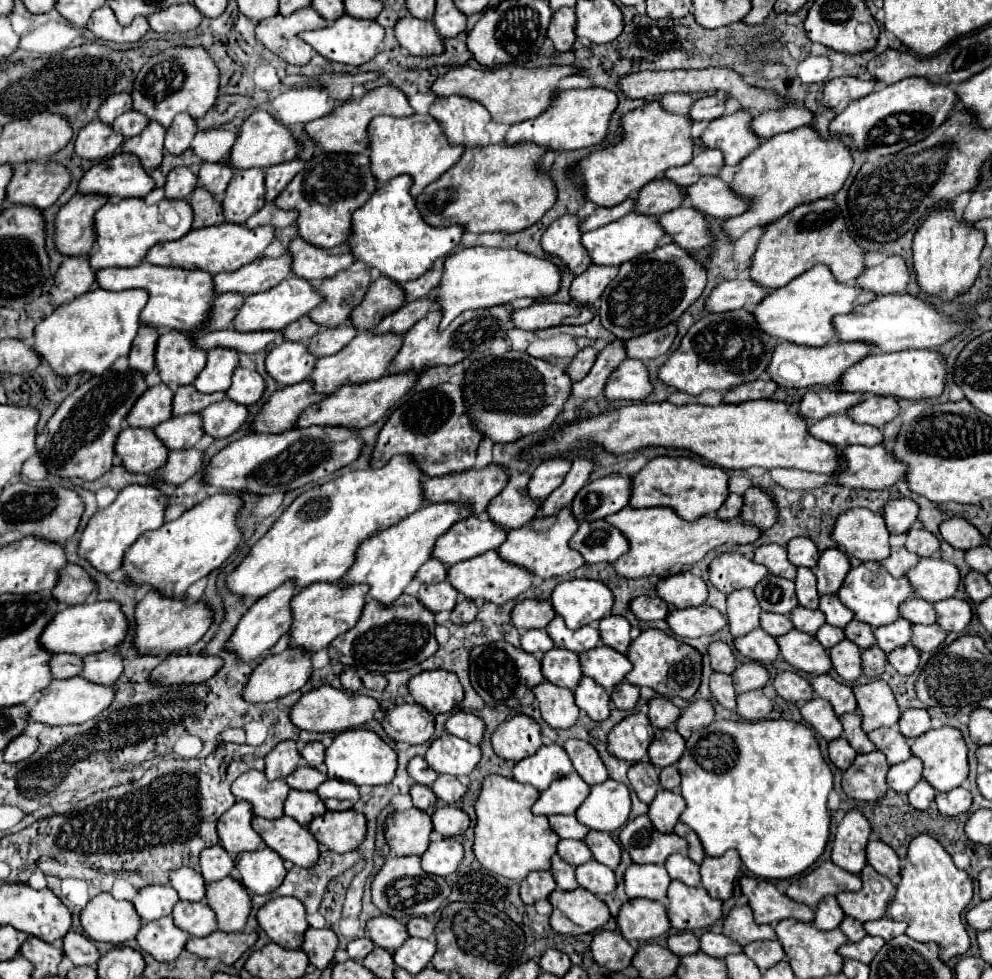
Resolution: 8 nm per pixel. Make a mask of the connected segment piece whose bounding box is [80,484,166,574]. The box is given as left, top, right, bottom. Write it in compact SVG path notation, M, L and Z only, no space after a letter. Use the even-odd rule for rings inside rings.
M132 484L120 490L118 498L104 510L98 510L80 540L80 556L90 560L94 568L104 574L118 570L124 562L124 552L138 540L138 536L146 530L158 530L164 524L166 506L160 502L162 492L154 484Z

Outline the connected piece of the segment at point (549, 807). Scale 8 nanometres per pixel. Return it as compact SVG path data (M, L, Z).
M568 774L548 786L532 806L534 814L574 814L576 808L590 794L590 786L576 774Z

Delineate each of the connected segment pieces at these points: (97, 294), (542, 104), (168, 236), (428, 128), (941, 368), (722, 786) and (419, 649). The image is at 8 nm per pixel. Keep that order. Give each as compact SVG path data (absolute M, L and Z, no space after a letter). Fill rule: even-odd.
M94 288L46 316L34 330L34 348L60 376L72 376L76 372L102 374L118 358L128 356L146 302L148 292L140 288L120 292Z
M500 66L500 68L452 68L444 78L438 78L432 86L436 96L452 96L460 94L472 100L478 100L486 106L494 122L500 124L518 124L530 118L540 116L558 92L558 82L566 76L580 74L582 70L576 66L540 66L540 68L520 68L520 66Z
M128 198L128 200L120 200L116 204L108 202L106 206L102 206L96 212L96 250L90 256L90 266L94 270L102 270L102 268L132 268L144 262L148 250L154 244L160 242L170 242L170 240L180 240L182 236L186 236L192 230L192 222L194 222L194 212L192 206L188 204L188 200L162 200L158 206L156 204L146 204L144 198ZM174 214L174 222L170 220L170 224L166 224L166 216Z
M414 114L410 118L388 118L378 116L370 124L370 160L372 160L372 172L378 180L378 184L392 180L394 176L408 174L414 178L414 184L410 188L412 196L418 196L428 184L438 180L452 164L456 164L464 152L466 146L452 144L446 136L442 126L430 116L430 114Z
M904 350L890 354L870 354L862 362L854 364L840 380L846 392L870 392L870 394L890 394L896 398L938 398L946 386L946 358L938 352L924 350Z
M714 720L710 726L694 732L688 740L686 740L686 750L682 754L682 758L676 762L676 768L682 776L682 784L680 784L680 794L686 800L686 810L682 812L680 820L684 824L688 824L700 838L702 846L704 846L704 854L706 856L720 856L726 850L734 848L738 850L744 866L760 876L760 878L792 878L800 872L804 872L806 868L810 868L816 858L824 852L824 846L828 842L828 826L830 826L830 816L828 816L828 808L826 808L826 798L828 792L832 790L832 770L830 766L824 762L822 754L820 754L820 746L814 738L814 730L808 724L800 724L800 722L790 722L790 720L760 720L760 722L746 722L746 720Z
M400 596L392 604L382 604L378 600L370 600L364 606L360 622L356 628L340 634L328 646L330 658L338 660L346 666L352 666L360 672L398 672L418 666L426 658L438 652L438 642L434 638L434 612L424 608L416 596Z

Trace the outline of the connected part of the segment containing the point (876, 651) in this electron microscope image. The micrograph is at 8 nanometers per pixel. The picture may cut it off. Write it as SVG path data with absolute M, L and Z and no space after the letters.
M876 644L862 650L862 672L868 678L880 676L884 672L884 664L886 664L886 654Z

